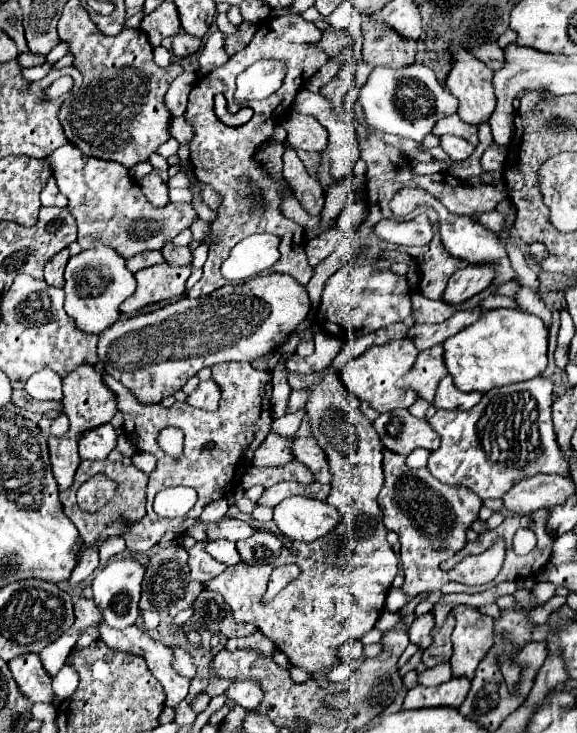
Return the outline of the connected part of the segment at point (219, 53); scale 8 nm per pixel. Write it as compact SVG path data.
M218 31L212 34L202 50L202 54L200 54L200 70L204 72L204 74L208 74L208 72L212 72L214 68L218 68L218 66L222 66L224 62L229 60L229 56L224 50L224 41L225 34Z

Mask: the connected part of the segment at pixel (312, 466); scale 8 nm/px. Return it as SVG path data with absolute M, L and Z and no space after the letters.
M312 436L294 438L294 442L290 444L290 450L294 458L314 474L316 482L330 482L328 460L324 458L324 452L320 450L320 446L316 446L316 440Z

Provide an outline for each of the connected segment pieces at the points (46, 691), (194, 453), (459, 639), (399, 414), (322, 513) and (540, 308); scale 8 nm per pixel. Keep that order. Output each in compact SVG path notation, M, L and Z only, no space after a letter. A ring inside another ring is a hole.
M24 654L20 658L14 658L8 662L8 668L12 670L12 676L16 684L20 686L20 692L30 702L52 702L52 678L44 670L38 654Z
M224 362L212 366L212 380L220 382L222 396L220 396L220 406L216 412L204 412L198 408L192 408L188 404L176 402L172 408L164 408L162 404L152 404L152 406L140 406L120 382L114 382L112 376L102 372L104 384L112 390L118 402L118 410L124 414L124 430L128 440L136 446L140 452L152 452L158 458L158 468L156 472L150 474L148 478L148 514L132 524L130 532L124 534L122 538L128 544L128 550L132 552L146 552L154 544L160 542L164 532L168 528L176 528L184 522L184 518L160 518L152 510L154 496L170 486L190 486L198 492L198 516L202 508L218 498L224 498L224 494L236 486L240 476L252 466L252 454L254 450L264 442L270 424L272 424L272 414L270 414L270 394L272 394L272 372L262 372L252 368L248 362ZM168 424L178 424L178 428L186 434L186 446L180 458L168 456L164 450L160 450L156 438L162 428Z
M456 606L452 610L456 614L456 628L452 632L452 658L450 658L450 668L452 668L452 676L454 678L468 678L472 680L476 674L478 664L482 662L482 658L488 654L490 646L492 646L492 618L490 616L482 616L476 608L472 606Z
M406 408L380 414L374 428L382 440L382 446L402 456L408 456L414 448L434 452L440 446L440 438L436 438L436 432L432 432L428 420L414 418Z
M292 496L274 508L274 524L292 542L314 542L332 532L340 522L340 512L328 502L308 496Z
M520 284L520 290L518 290L518 294L514 296L514 302L516 302L516 306L518 306L520 310L532 312L532 314L540 316L540 318L544 320L546 328L550 328L550 324L552 324L552 314L550 314L550 310L546 308L546 304L542 302L542 298L540 298L540 294L538 294L536 290Z

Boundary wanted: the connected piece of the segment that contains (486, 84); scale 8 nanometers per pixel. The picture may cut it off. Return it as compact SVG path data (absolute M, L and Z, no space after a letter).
M454 50L454 66L446 86L460 100L458 116L466 124L480 126L490 120L496 108L492 78L494 72L484 66L484 62L474 58L470 52Z

